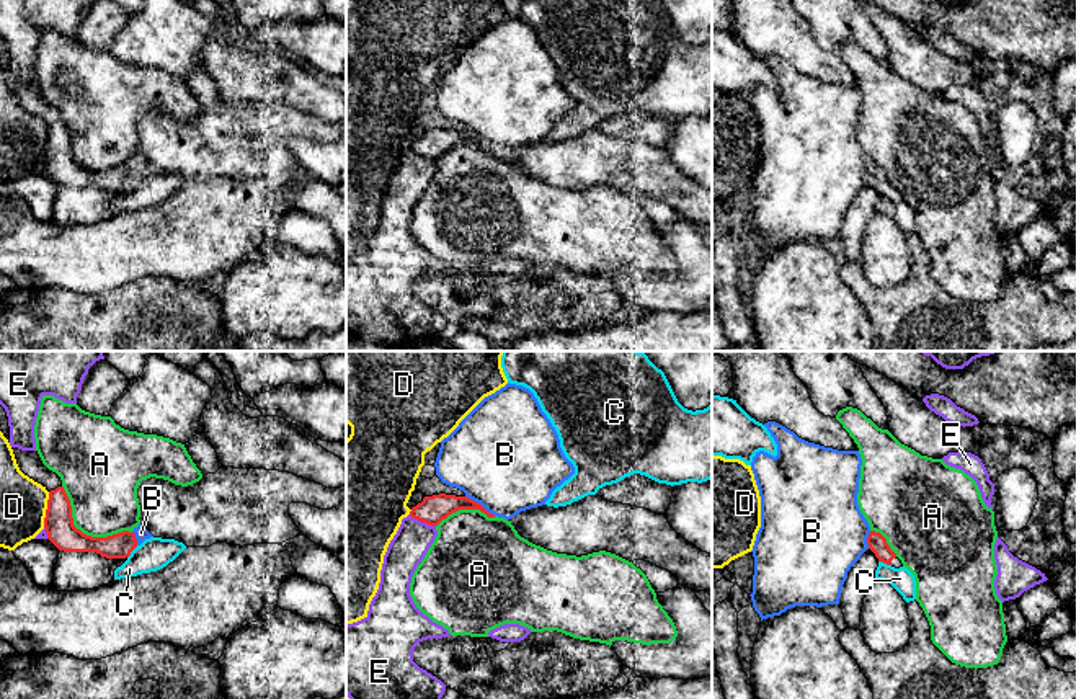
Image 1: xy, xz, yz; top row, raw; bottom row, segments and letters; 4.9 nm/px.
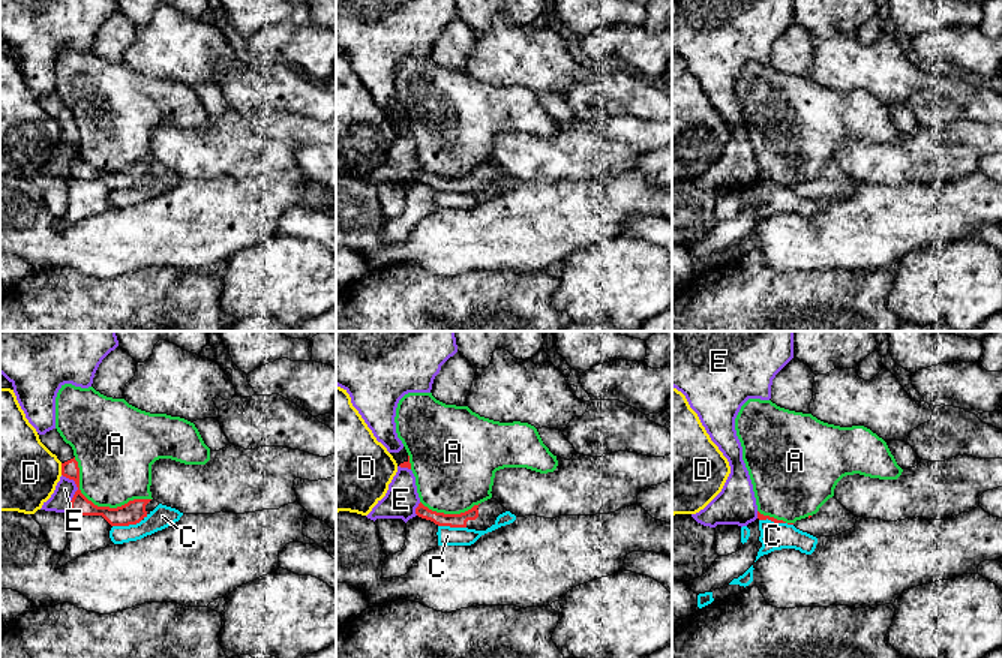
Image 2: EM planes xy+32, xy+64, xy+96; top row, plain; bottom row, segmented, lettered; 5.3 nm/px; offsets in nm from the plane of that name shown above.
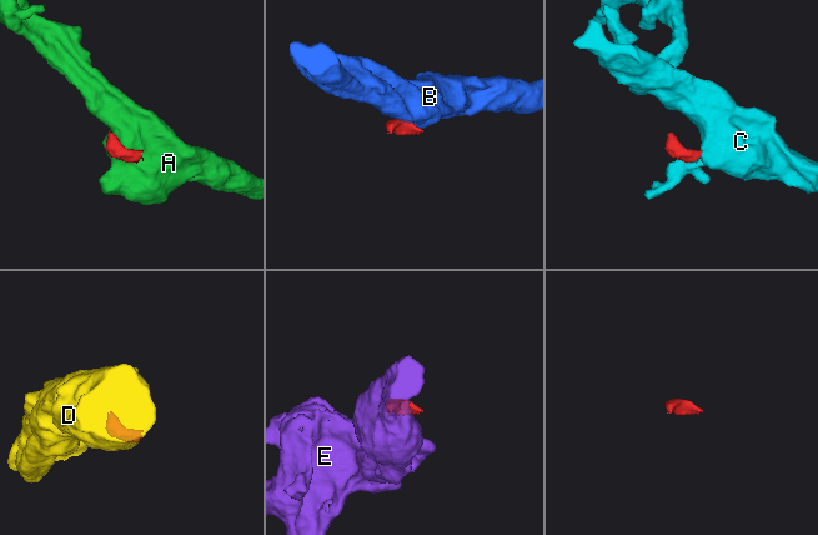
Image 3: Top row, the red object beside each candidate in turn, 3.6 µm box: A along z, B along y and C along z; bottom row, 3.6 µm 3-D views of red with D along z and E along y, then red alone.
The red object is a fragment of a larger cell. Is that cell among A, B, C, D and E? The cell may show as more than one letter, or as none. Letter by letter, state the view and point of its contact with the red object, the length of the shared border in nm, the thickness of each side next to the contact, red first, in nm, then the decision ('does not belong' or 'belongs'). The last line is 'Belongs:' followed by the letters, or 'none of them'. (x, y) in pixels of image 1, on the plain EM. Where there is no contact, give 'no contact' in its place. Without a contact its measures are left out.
A: contact xy (82, 167); length 420 nm; calibres 140 and 340 nm; does not belong
B: contact xz (479, 138); length 180 nm; calibres 140 and 500 nm; does not belong
C: contact yz (885, 196); length 70 nm; calibres 90 and 110 nm; does not belong
D: contact xy (46, 144); length 180 nm; calibres 140 and 240 nm; does not belong
E: contact xz (422, 155); length 150 nm; calibres 140 and 180 nm; does not belong
Belongs: none of them

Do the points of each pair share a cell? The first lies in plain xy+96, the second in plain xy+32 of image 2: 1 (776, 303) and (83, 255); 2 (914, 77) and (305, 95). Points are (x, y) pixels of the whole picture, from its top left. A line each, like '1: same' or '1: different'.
1: different
2: different

